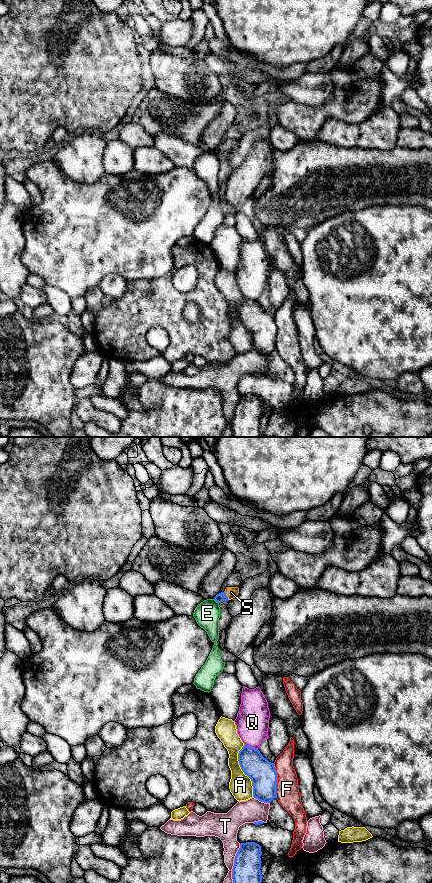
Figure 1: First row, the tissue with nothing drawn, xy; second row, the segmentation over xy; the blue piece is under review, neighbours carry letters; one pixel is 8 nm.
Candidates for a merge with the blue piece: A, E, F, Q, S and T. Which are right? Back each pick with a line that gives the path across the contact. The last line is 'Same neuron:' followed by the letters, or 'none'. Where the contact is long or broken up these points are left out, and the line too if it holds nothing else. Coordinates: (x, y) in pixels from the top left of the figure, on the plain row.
S: way xy (222, 148), (226, 148), (231, 144)
Same neuron: S

